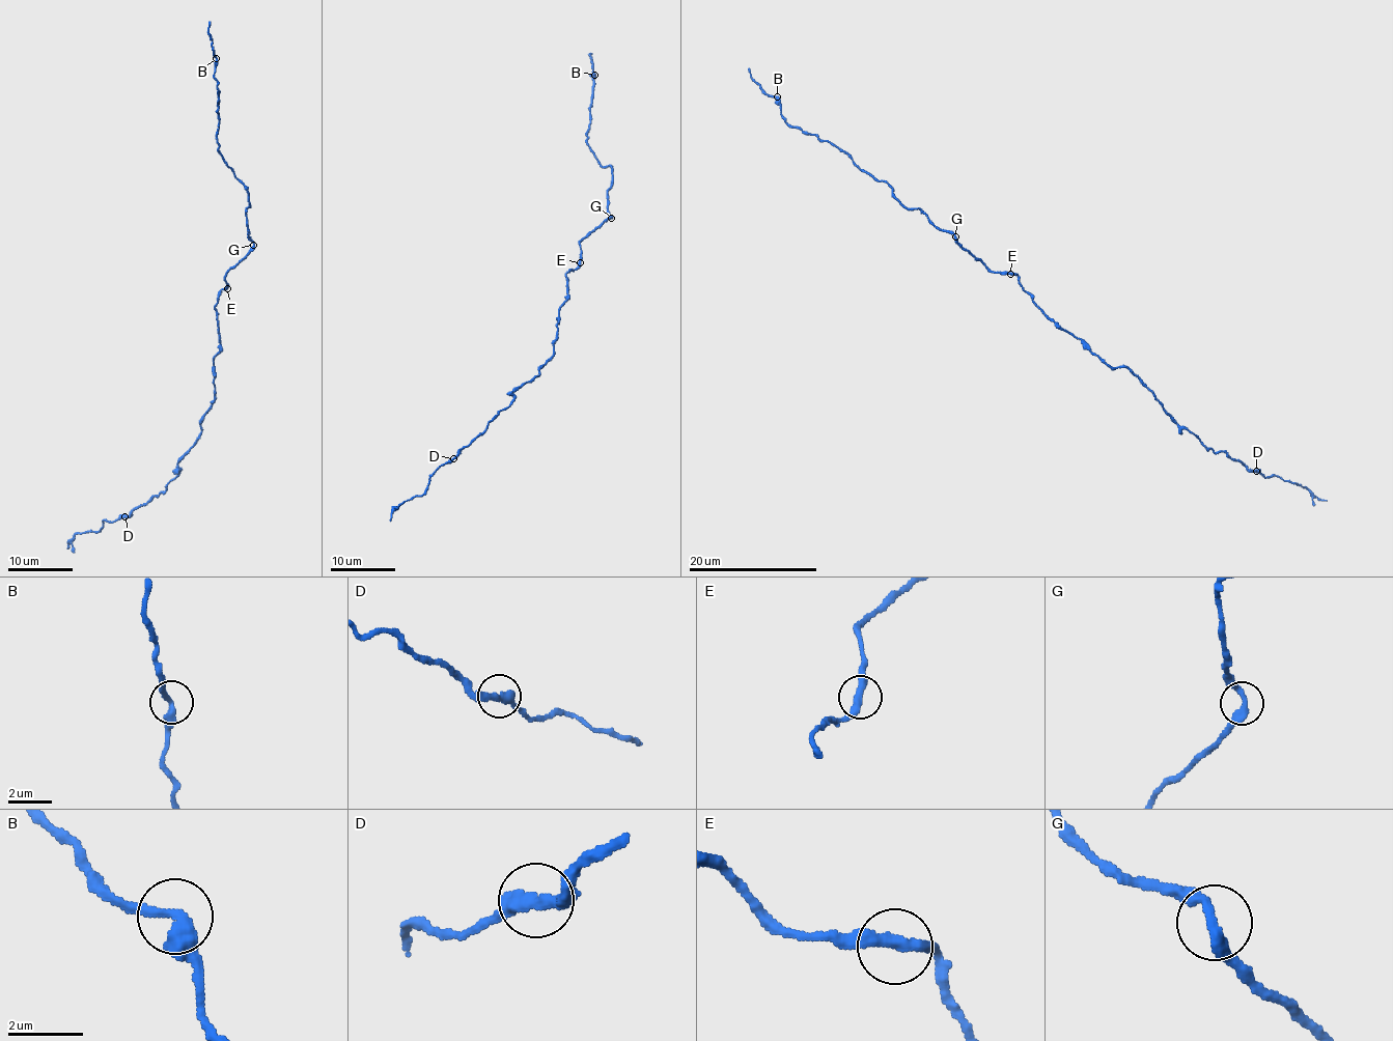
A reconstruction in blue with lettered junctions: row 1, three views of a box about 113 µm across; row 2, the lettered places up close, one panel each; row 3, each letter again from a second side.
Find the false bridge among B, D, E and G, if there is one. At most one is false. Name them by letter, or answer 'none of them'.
D

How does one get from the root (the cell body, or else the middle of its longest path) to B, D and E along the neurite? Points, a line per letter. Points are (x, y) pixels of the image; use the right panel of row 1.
B: (1032, 299), (1015, 275), (993, 273), (846, 153), (791, 127), (777, 96)
D: (1032, 299), (1050, 318), (1108, 365), (1127, 367), (1178, 425), (1188, 427), (1207, 448), (1225, 452), (1255, 471)
E: (1032, 299), (1019, 279), (1010, 274)

